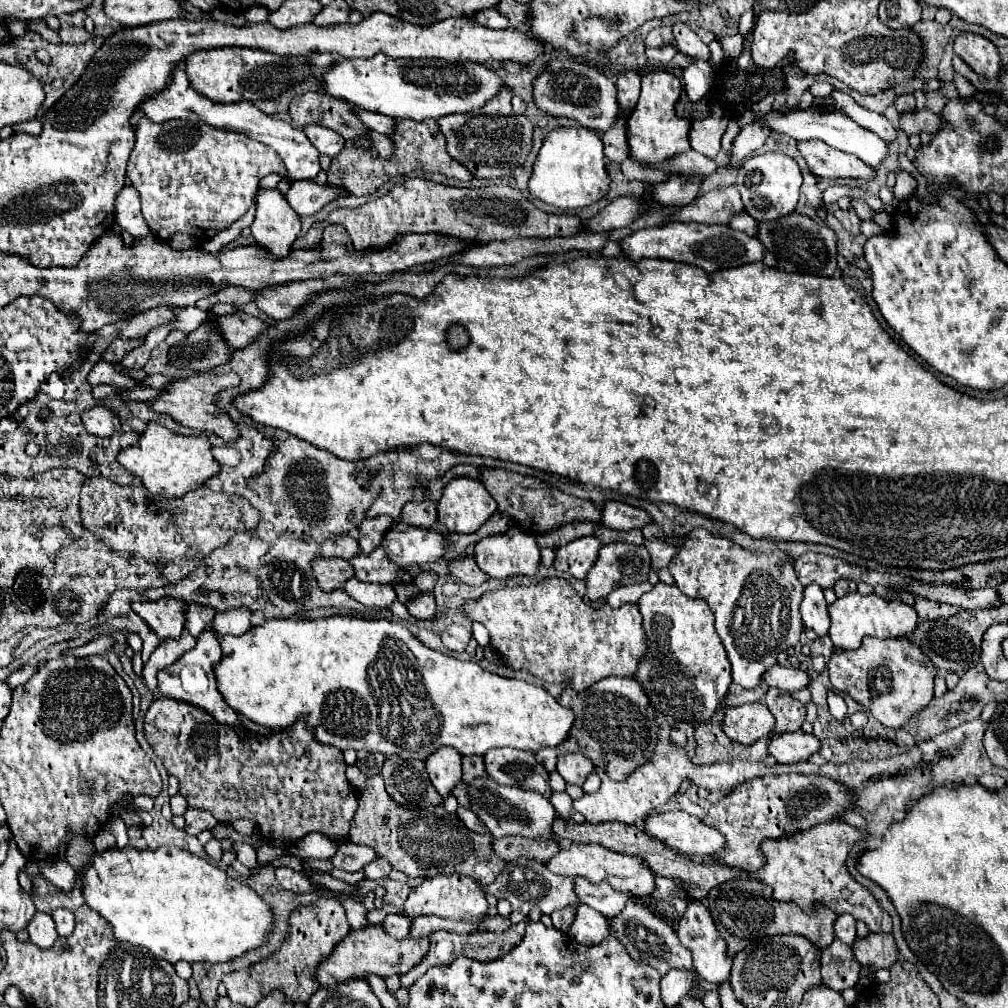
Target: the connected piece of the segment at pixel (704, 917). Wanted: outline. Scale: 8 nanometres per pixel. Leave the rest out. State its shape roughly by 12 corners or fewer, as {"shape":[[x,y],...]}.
{"shape":[[690,901],[676,935],[698,975],[728,981],[732,961],[708,909]]}

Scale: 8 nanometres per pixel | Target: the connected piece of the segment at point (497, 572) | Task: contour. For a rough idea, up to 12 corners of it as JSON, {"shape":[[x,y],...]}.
{"shape":[[518,529],[488,535],[474,547],[492,579],[532,575],[536,539]]}

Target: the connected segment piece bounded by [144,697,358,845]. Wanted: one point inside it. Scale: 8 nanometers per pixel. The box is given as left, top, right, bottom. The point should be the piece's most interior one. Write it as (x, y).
(290, 785)

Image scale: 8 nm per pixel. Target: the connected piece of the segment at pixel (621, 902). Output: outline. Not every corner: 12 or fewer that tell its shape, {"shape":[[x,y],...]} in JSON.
{"shape":[[574,877],[574,893],[606,917],[618,915],[632,895],[608,883]]}

